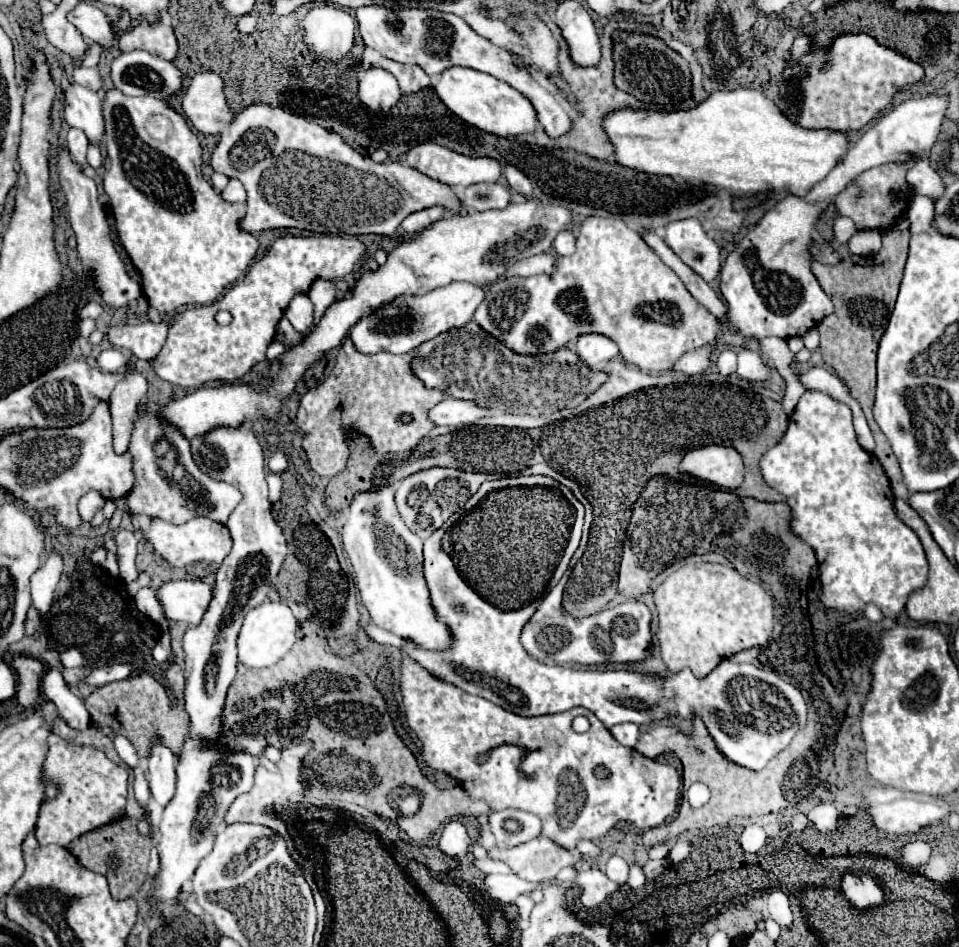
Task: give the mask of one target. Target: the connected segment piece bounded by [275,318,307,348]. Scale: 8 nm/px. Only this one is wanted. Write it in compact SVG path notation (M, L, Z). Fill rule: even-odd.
M283 318L283 320L277 324L275 340L281 342L285 348L293 348L293 346L299 346L299 344L305 340L305 334L307 334L307 332L297 332L297 330L287 322L287 318Z

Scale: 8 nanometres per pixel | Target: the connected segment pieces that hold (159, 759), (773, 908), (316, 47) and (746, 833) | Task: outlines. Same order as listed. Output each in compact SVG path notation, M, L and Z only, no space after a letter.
M157 738L153 740L153 754L147 760L147 768L149 768L149 786L153 800L161 806L167 806L175 796L177 758Z
M775 890L771 894L771 898L769 898L769 912L779 922L781 928L789 928L793 924L793 914L791 914L787 896L783 892L779 892L779 890Z
M337 4L311 8L303 20L303 42L323 62L339 62L353 46L355 20Z
M749 824L749 826L745 826L739 842L745 852L759 852L761 846L765 844L765 840L767 840L767 836L765 836L763 828L757 824Z

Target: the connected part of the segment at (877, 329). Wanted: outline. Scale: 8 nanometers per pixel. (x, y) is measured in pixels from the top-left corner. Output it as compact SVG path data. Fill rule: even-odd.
M887 232L883 236L883 248L873 256L849 256L837 266L827 266L821 262L811 262L811 272L815 274L817 282L821 284L823 292L831 296L835 304L835 314L827 316L819 322L817 330L821 336L821 352L823 360L835 370L835 374L845 382L851 396L861 404L861 410L869 422L869 428L875 436L877 448L875 456L881 462L893 494L897 498L907 500L911 494L903 480L901 470L897 464L897 458L893 456L893 450L889 448L889 442L877 422L873 420L873 400L875 400L875 358L877 358L877 344L881 334L885 332L885 324L889 322L889 316L893 312L893 304L897 300L899 284L903 278L903 268L907 260L907 248L909 248L909 232Z

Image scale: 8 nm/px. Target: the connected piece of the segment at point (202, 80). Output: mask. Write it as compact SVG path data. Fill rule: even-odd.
M201 72L191 78L189 88L183 94L183 112L194 128L204 134L220 134L221 140L211 154L211 166L215 172L221 172L229 178L243 182L247 190L247 216L241 222L241 228L247 232L261 232L273 228L301 228L317 234L381 234L395 238L399 224L413 212L443 206L453 214L463 210L455 190L443 182L437 182L411 166L401 162L373 162L369 156L359 154L347 146L339 134L327 132L325 128L307 122L297 114L289 114L283 108L271 106L247 106L243 112L231 112L225 96L223 82L215 72Z

